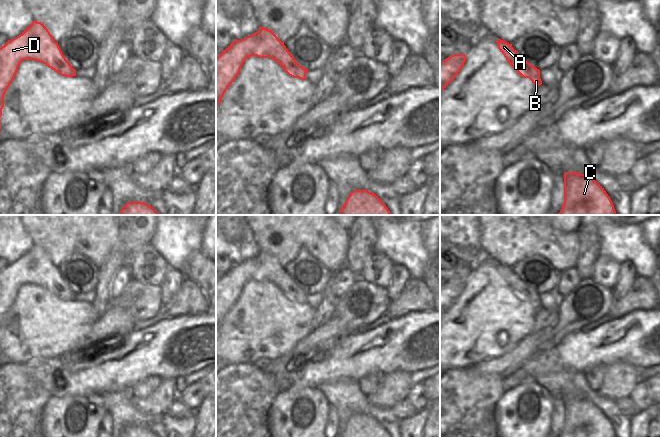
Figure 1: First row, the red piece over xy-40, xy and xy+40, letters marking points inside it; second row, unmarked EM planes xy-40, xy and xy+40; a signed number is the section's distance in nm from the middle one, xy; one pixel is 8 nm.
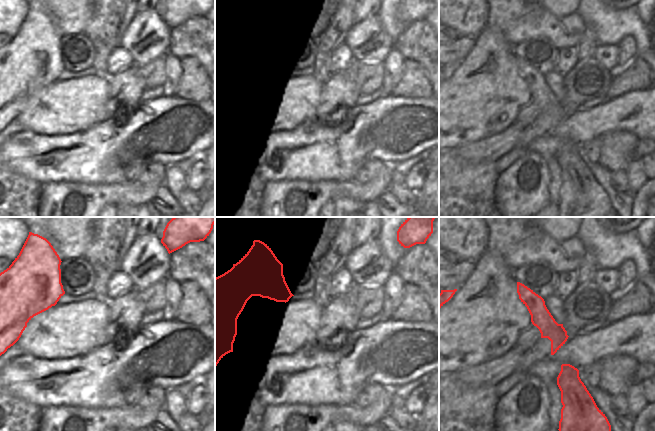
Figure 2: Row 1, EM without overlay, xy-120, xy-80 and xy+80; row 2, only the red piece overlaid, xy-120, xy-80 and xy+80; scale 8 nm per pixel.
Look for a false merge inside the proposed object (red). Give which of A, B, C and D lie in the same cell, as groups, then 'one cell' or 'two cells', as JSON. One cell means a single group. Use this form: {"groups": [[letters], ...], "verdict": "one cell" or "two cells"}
{"groups": [["A", "B", "C", "D"]], "verdict": "one cell"}

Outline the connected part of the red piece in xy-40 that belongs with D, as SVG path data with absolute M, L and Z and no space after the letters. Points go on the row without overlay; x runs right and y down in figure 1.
M34 244L19 260L0 272L0 341L4 319L23 284L41 286L61 300L76 300L76 294L64 281L46 250Z

